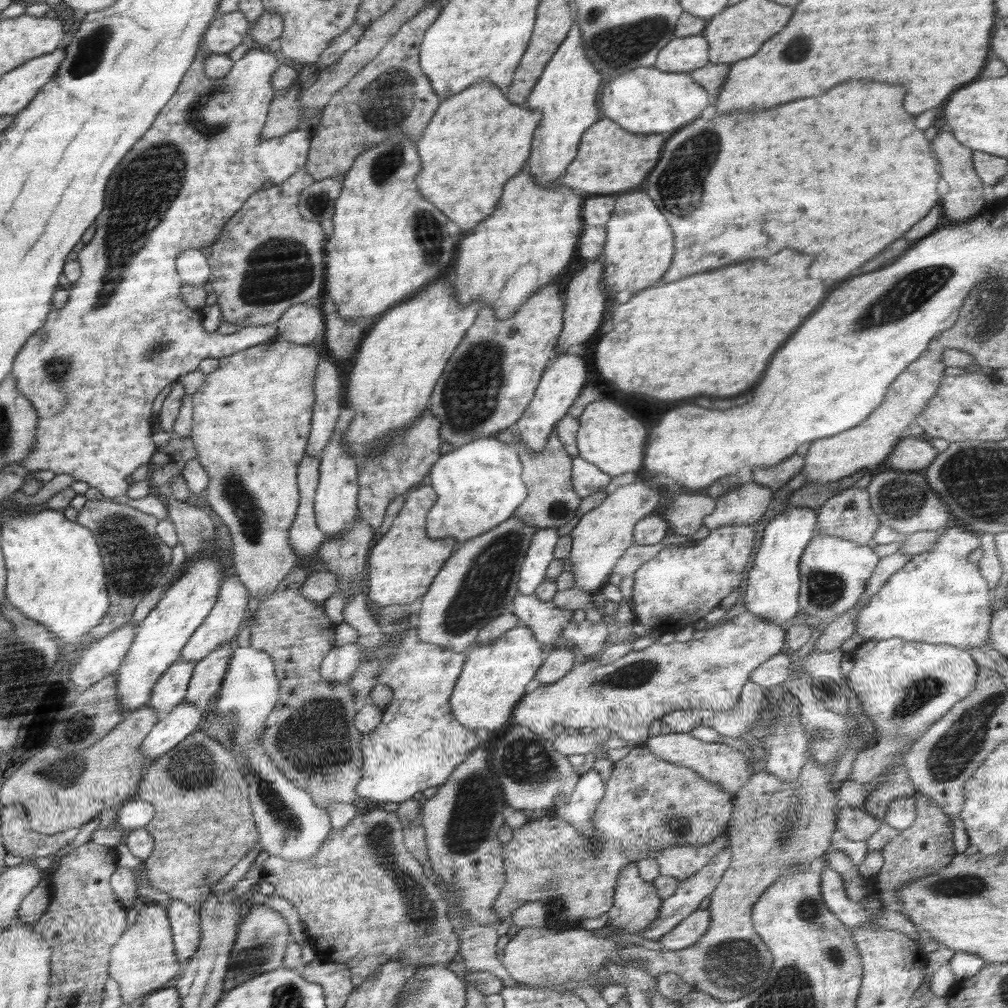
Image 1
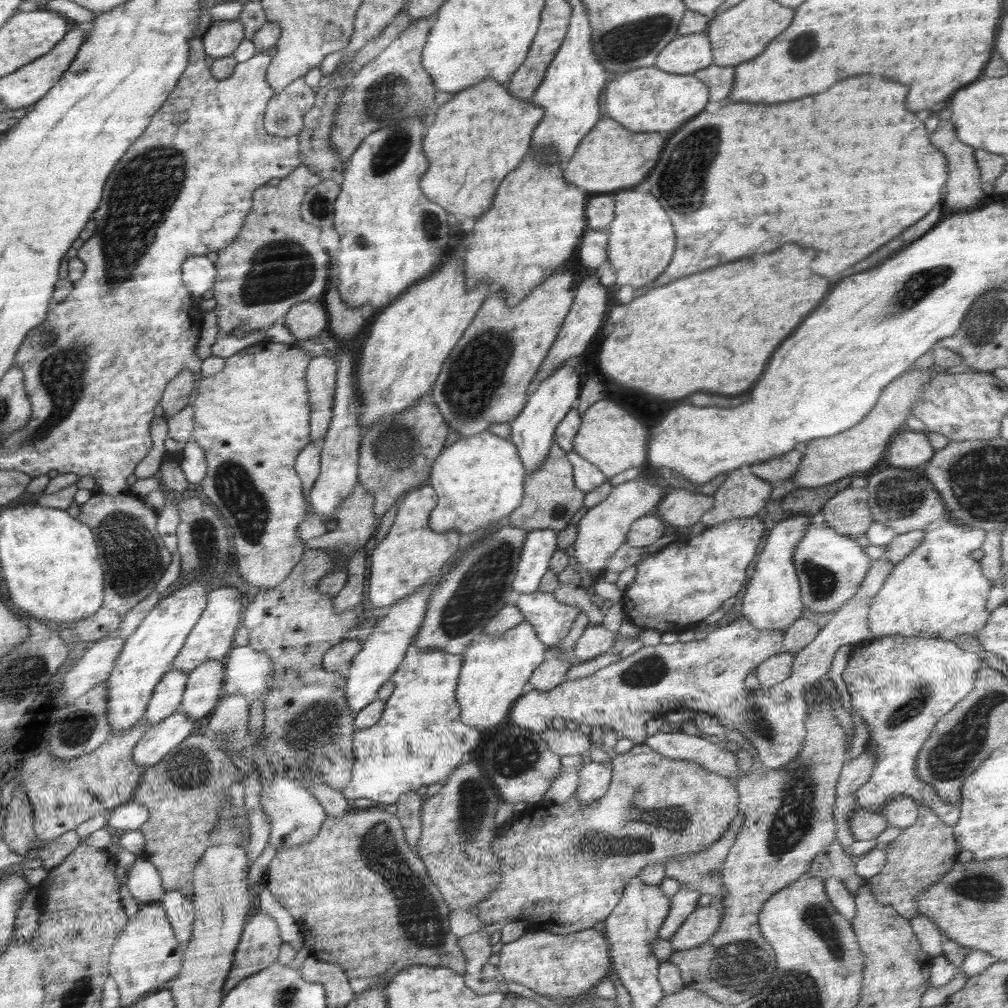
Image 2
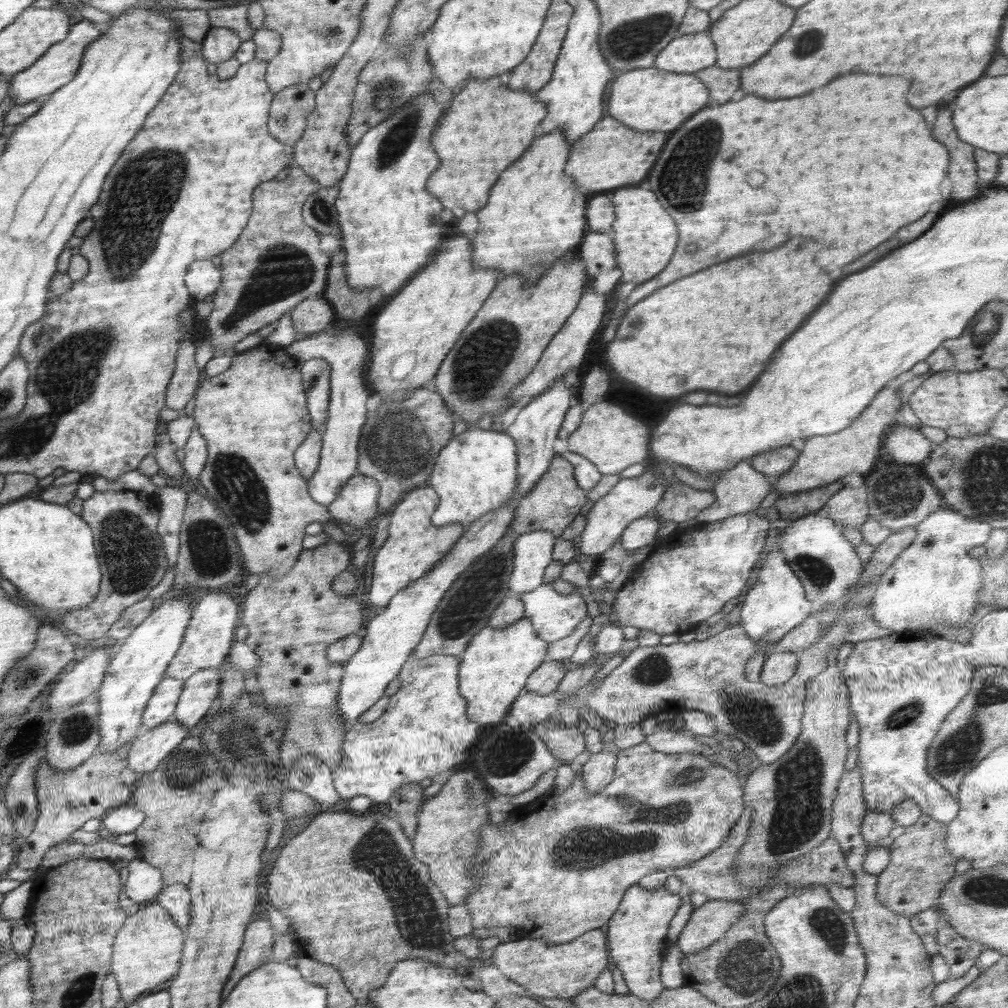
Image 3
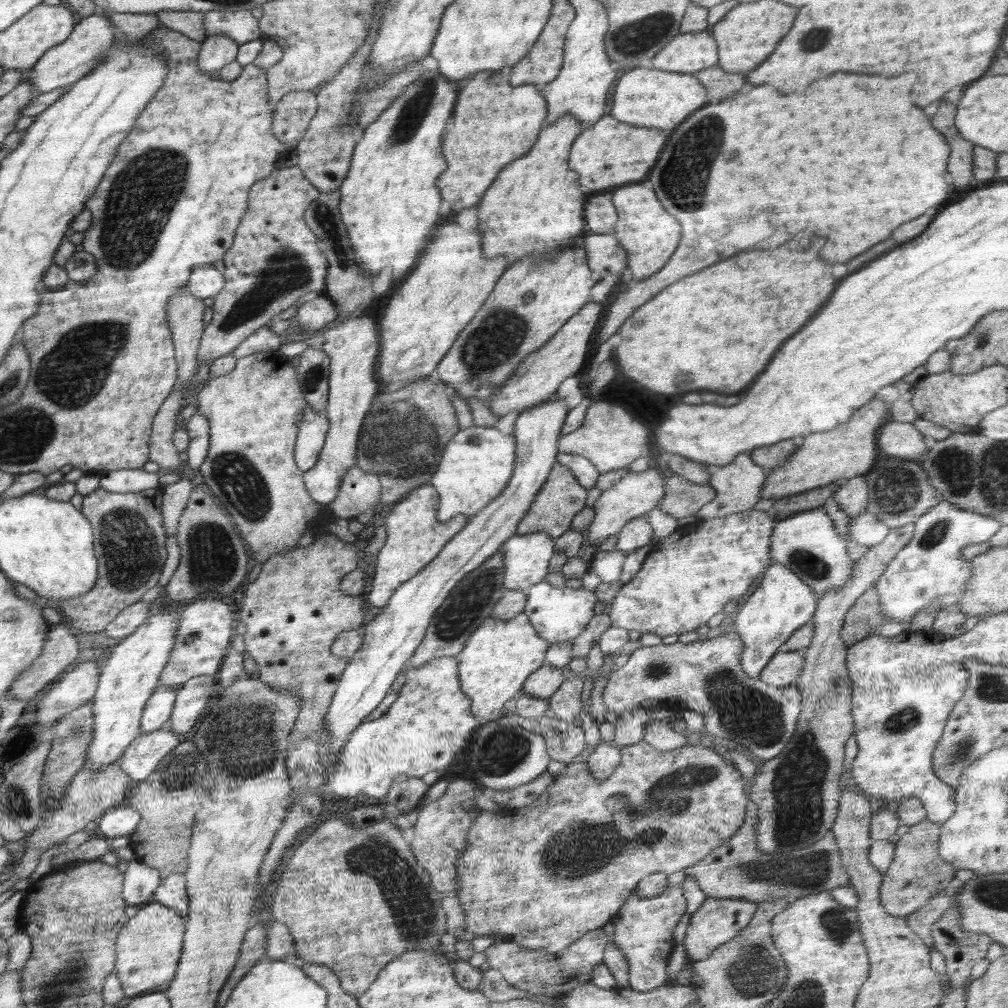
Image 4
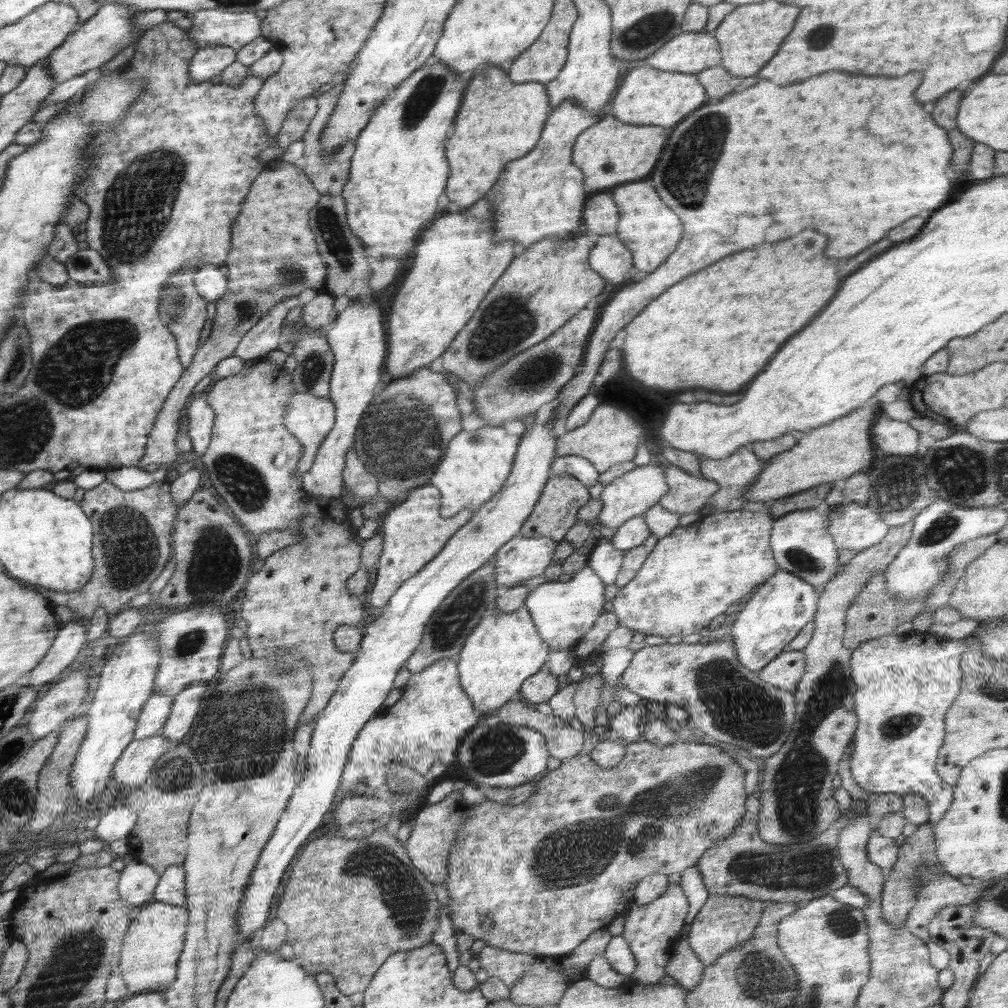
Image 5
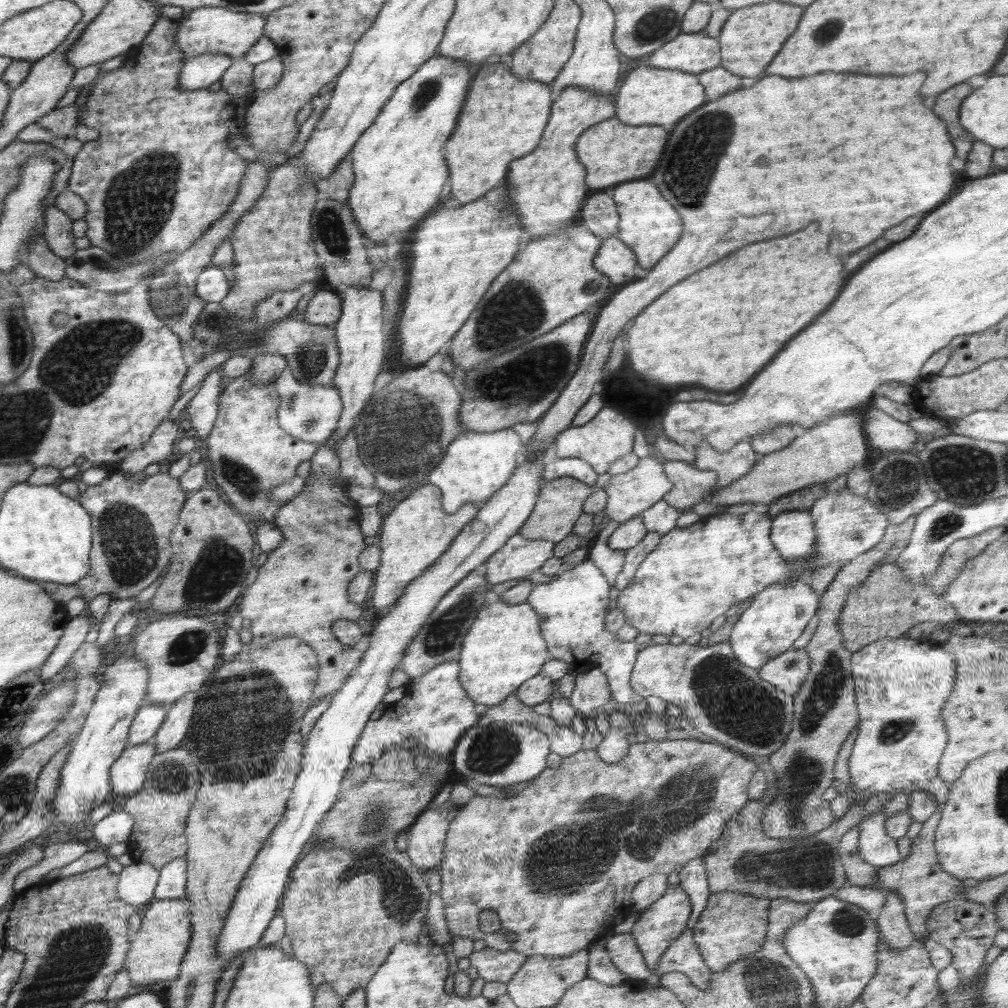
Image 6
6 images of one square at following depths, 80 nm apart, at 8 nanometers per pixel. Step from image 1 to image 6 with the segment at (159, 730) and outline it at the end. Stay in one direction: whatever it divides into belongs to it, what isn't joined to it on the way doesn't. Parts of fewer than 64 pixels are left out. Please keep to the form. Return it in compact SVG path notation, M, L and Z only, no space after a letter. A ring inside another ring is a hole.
M150 740L127 747L110 769L110 782L117 800L138 792L145 783L145 774L156 754L155 742Z

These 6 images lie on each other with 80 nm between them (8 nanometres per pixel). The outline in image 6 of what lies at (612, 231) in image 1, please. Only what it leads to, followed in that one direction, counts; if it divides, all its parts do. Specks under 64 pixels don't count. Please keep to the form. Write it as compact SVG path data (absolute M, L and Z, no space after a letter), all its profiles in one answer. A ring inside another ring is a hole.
M648 180L620 184L614 190L613 199L619 214L619 229L615 235L634 251L638 266L650 270L679 241L682 220L678 212Z

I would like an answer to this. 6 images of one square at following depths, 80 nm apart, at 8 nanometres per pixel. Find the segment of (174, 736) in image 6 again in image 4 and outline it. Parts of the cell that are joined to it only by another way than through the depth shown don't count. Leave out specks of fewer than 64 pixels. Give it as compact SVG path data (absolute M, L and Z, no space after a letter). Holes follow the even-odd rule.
M217 676L194 677L179 688L173 712L167 723L172 732L184 738L188 731L194 728L201 718L200 715L204 713L216 682Z

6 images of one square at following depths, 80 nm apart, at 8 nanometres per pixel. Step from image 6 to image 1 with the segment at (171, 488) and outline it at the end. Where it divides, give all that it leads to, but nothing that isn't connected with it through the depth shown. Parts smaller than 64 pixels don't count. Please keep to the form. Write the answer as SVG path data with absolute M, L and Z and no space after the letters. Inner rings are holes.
M107 497L87 500L76 522L89 527L105 568L110 606L101 624L91 630L92 640L97 640L130 623L135 609L145 596L166 583L172 548L157 534L156 528L160 521L156 517L129 505L113 502Z

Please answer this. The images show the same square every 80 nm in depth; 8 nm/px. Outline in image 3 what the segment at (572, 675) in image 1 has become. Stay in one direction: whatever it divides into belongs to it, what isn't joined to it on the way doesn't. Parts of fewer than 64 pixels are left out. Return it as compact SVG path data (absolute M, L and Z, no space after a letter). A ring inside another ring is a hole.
M874 577L873 581L867 582L864 586L861 586L857 593L850 599L850 602L844 607L844 610L842 611L842 614L837 618L837 622L834 621L833 625L816 641L814 644L811 644L808 648L805 648L803 651L799 652L800 656L797 660L797 670L794 674L794 676L791 679L788 679L784 684L781 684L780 686L768 686L764 683L753 683L750 682L745 677L745 668L746 663L750 660L750 658L754 658L755 654L759 653L759 644L750 637L746 636L746 631L744 630L744 627L738 623L736 625L731 625L727 627L722 632L710 636L702 641L691 641L691 642L678 642L673 643L670 645L657 645L657 646L642 646L642 647L636 647L635 649L631 650L628 656L624 658L622 663L619 666L616 666L614 670L612 670L603 680L601 680L599 683L595 683L595 681L592 679L591 681L588 681L584 686L581 686L576 690L576 692L572 695L570 695L568 700L568 705L570 707L576 707L578 709L578 712L582 712L582 710L589 708L590 710L594 711L594 714L598 714L600 718L602 718L603 721L610 720L610 722L616 722L616 724L641 724L643 720L645 720L649 714L658 715L665 711L671 711L674 710L676 714L682 714L682 712L686 710L696 710L699 712L704 712L711 714L713 716L713 719L715 720L717 729L721 733L721 736L724 738L728 738L729 736L732 736L733 738L740 738L742 742L744 742L745 746L752 750L752 754L754 756L755 760L759 760L762 765L764 764L772 764L773 762L776 762L777 760L780 760L787 752L789 752L790 747L797 741L797 738L799 737L799 734L802 732L802 723L801 718L804 711L804 701L805 701L805 690L807 682L814 678L817 674L820 674L826 667L827 667L827 654L835 647L835 644L842 645L844 642L862 642L867 640L872 640L876 638L882 638L885 636L888 636L893 633L893 630L890 628L882 628L869 614L869 609L867 608L867 605L870 604L870 601L873 598L875 588L877 587L879 578ZM530 691L518 695L509 710L509 719L523 728L540 724L556 713L557 692L541 695Z

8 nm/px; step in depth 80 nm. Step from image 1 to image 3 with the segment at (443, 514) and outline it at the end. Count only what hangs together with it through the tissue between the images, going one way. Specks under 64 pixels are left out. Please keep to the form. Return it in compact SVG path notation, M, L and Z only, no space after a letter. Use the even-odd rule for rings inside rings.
M479 427L468 428L463 434L452 437L450 443L438 454L434 470L428 480L428 485L439 496L439 507L436 507L431 516L432 526L446 526L453 522L459 522L462 526L470 527L481 516L485 516L491 510L502 507L514 497L518 472L516 472L517 450L514 439L505 432L493 432L482 430Z

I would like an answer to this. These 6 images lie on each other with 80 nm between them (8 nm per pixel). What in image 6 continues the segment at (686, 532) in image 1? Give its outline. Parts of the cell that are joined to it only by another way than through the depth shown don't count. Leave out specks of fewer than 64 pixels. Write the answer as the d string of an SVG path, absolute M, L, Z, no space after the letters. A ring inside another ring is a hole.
M667 461L663 464L663 472L673 482L672 489L663 498L664 502L678 510L692 510L694 506L704 501L704 497L717 486L715 472L696 469L682 461Z

